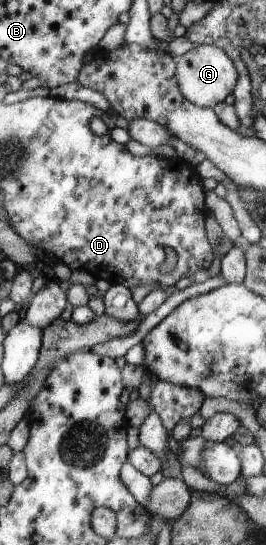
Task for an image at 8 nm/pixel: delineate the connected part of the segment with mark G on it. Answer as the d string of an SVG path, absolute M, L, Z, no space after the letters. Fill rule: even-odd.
M197 45L183 55L174 57L177 61L177 78L182 93L187 99L198 106L215 107L233 93L238 85L239 73L235 61L224 49L214 45Z

